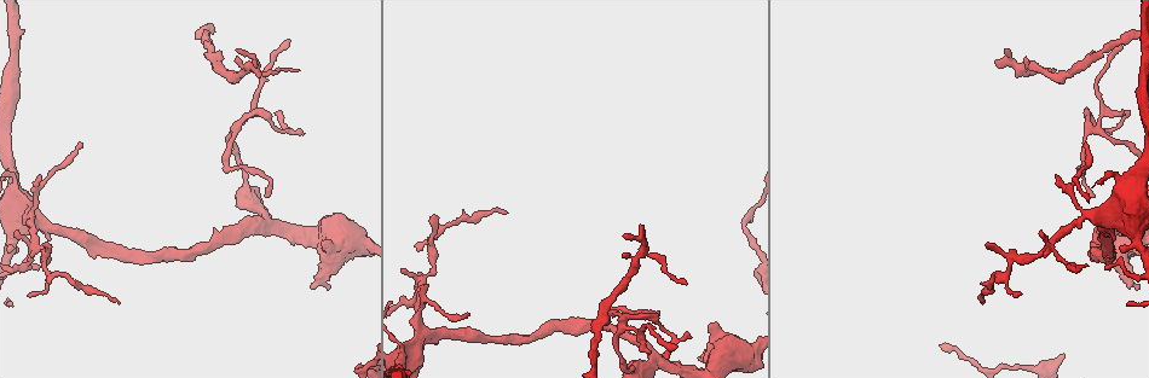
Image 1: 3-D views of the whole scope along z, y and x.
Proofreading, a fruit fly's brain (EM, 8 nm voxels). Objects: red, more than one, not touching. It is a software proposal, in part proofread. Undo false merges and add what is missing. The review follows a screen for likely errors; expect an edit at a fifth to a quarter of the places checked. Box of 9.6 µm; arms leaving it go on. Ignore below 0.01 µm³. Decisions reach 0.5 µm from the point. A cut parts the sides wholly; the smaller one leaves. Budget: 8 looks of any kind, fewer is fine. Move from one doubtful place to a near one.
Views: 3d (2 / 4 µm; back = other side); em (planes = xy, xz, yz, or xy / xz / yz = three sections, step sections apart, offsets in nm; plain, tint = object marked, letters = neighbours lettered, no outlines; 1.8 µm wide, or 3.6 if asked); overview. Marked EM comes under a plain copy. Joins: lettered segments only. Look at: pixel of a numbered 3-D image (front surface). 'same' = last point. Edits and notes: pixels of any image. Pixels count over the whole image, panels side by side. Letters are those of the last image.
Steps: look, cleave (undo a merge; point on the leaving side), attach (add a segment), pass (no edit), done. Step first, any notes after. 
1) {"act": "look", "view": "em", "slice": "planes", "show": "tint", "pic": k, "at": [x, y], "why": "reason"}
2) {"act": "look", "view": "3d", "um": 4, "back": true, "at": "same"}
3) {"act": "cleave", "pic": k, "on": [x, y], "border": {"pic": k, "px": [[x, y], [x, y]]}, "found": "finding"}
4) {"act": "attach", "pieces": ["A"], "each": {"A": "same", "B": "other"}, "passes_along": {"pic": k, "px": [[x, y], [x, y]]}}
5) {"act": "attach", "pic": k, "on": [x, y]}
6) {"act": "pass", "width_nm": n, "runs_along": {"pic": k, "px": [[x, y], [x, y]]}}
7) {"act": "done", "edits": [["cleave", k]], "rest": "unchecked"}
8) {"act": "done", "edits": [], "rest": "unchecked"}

{"act": "look", "view": "em", "slice": "yz", "step": 16, "show": "tint", "pic": 1, "at": [303, 131], "why": "free end"}

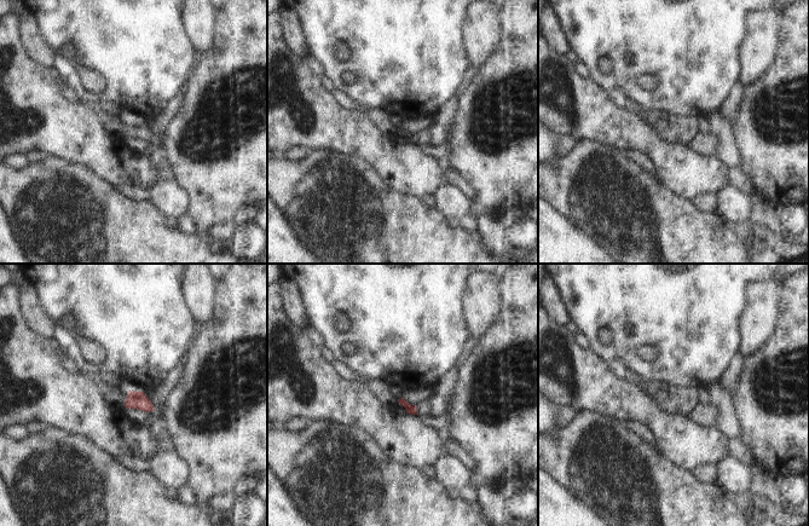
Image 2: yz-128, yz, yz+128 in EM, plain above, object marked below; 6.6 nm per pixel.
{"act": "look", "view": "em", "slice": "xz", "step": 4, "show": "letters", "at": "same", "why": "another direction"}

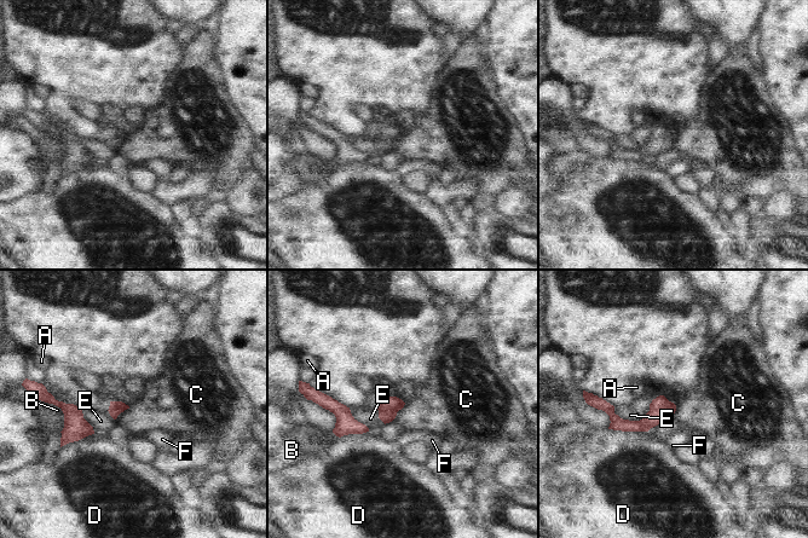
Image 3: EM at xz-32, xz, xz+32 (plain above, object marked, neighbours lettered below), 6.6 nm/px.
{"act": "pass", "each": {"A": "other", "B": "other", "C": "other", "D": "other", "E": "other", "F": "other"}, "border": {"pic": 3, "px": [[405, 403], [391, 421]]}, "found": "none of them fits"}

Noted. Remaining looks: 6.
{"act": "look", "view": "3d", "um": 4, "pic": 1, "at": [233, 131], "why": "four-way junction"}

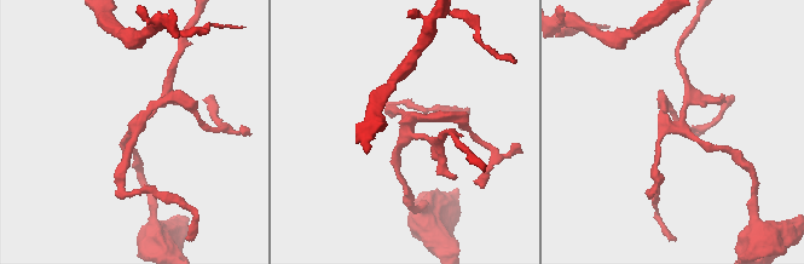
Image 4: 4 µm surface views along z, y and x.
{"act": "look", "view": "em", "slice": "planes", "show": "tint", "pic": 4, "at": [405, 136], "arms": 4}

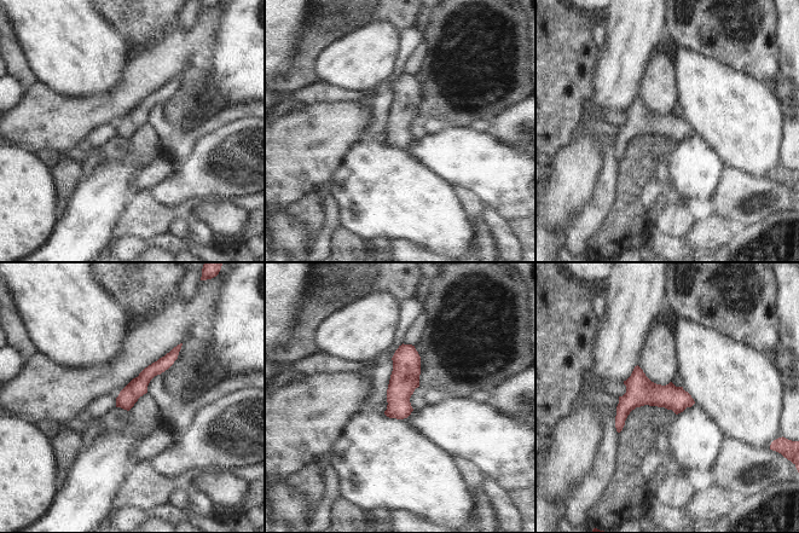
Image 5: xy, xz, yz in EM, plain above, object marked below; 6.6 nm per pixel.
{"act": "look", "view": "em", "slice": "planes", "show": "letters", "at": "same"}

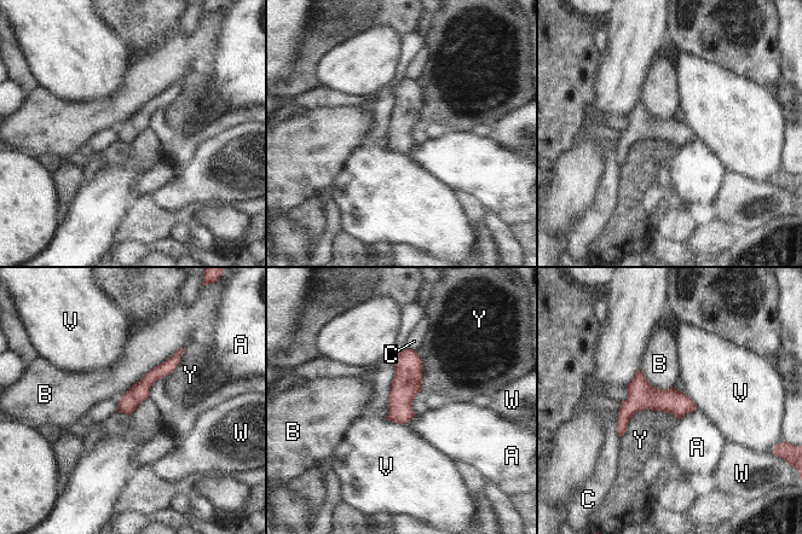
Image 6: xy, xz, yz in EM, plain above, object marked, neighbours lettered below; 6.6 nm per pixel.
{"act": "pass", "each": {"A": "other", "B": "other", "C": "other", "V": "other", "W": "other", "Y": "other"}, "found": "one neuron here"}

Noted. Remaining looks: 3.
{"act": "look", "view": "em", "slice": "planes", "show": "letters", "pic": 1, "at": [640, 256]}

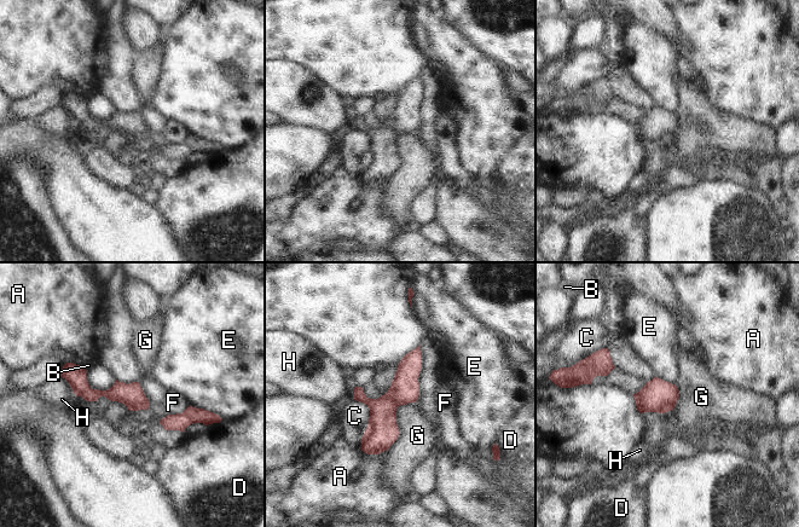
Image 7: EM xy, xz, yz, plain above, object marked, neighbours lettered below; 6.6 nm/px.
{"act": "pass", "each": {"A": "other", "B": "other", "C": "other", "D": "other", "E": "other", "F": "other", "G": "other", "H": "other"}, "runs_along": {"pic": 7, "px": [[417, 352], [364, 447]]}, "found": "all the same neuron"}

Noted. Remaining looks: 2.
{"act": "done", "edits": [], "rest": "unchecked"}

